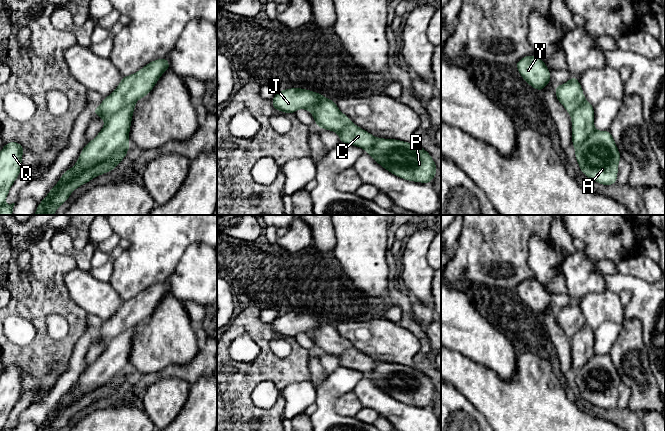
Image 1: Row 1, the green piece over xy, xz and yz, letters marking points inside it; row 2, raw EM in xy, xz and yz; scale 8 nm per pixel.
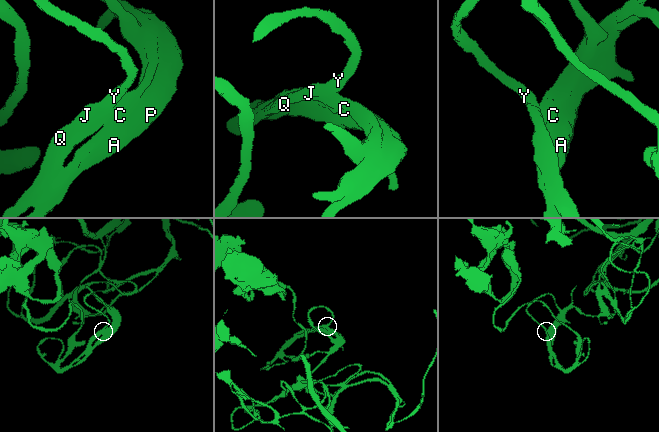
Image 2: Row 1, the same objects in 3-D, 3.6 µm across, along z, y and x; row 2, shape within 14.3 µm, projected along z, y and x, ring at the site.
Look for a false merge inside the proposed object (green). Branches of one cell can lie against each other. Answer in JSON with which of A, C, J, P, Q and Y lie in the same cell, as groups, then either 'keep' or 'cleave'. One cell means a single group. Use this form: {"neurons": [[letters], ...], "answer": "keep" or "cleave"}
{"neurons": [["A", "C", "J", "P", "Q", "Y"]], "answer": "keep"}

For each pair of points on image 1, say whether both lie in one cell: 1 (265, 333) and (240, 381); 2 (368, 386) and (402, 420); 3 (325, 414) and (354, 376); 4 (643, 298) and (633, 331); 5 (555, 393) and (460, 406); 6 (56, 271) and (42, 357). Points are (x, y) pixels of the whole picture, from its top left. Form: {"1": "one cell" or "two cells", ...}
{"1": "one cell", "2": "one cell", "3": "one cell", "4": "two cells", "5": "two cells", "6": "one cell"}

